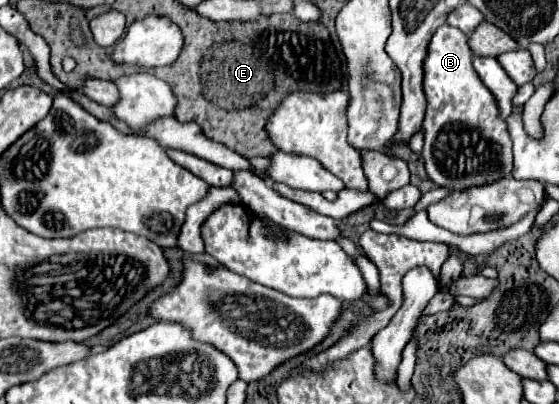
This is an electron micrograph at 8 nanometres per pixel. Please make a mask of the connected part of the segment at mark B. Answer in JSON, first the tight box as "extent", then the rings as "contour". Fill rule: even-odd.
{"extent":[422,27,512,189],"contour":[[[440,27],[432,37],[428,47],[428,59],[424,61],[424,91],[428,99],[426,117],[424,117],[424,149],[422,159],[426,165],[426,173],[432,183],[444,189],[470,189],[478,185],[488,185],[498,179],[510,177],[512,163],[512,139],[506,129],[506,121],[500,117],[500,109],[496,107],[496,99],[490,89],[480,81],[472,67],[472,49],[468,47],[468,37],[456,27]]]}

